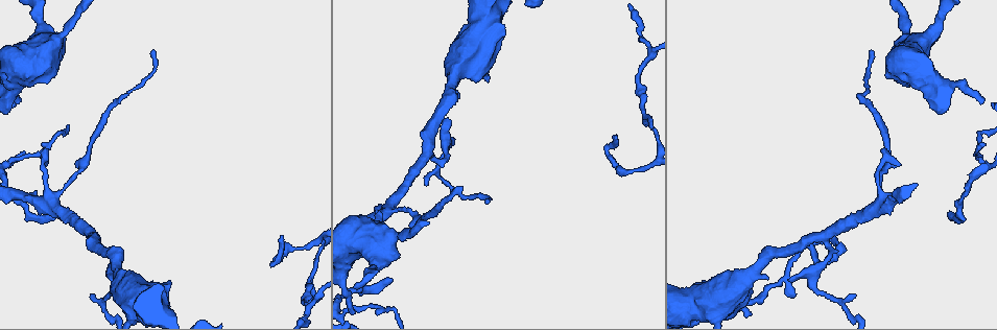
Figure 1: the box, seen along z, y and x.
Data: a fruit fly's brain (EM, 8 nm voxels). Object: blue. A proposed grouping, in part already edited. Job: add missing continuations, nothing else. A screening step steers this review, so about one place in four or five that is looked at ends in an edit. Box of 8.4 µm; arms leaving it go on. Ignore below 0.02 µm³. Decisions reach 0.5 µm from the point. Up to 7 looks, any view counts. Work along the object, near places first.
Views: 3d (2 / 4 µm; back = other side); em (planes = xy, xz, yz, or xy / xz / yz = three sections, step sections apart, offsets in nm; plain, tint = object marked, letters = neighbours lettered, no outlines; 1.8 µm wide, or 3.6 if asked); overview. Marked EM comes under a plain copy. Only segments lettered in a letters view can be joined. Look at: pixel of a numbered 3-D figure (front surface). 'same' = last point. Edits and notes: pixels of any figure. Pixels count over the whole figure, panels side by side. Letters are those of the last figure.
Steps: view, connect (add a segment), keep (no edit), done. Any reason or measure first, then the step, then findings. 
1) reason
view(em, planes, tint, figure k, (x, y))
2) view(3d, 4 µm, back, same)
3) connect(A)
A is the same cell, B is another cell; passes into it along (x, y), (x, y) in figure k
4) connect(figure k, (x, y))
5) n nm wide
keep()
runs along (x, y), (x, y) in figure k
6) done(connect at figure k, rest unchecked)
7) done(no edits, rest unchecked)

an open end
view(em, planes, letters, figure 1, (351, 309))

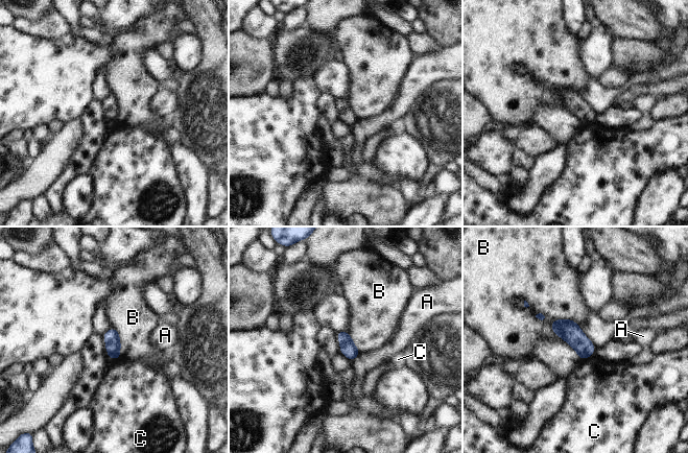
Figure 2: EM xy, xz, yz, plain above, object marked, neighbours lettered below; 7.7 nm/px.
keep()
A, B and C are other cells; border along (550, 323), (572, 319), (578, 326) in figure 2; no lettered segment goes on from it

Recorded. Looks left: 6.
tapers out
view(em, planes, letters, figure 1, (951, 212))

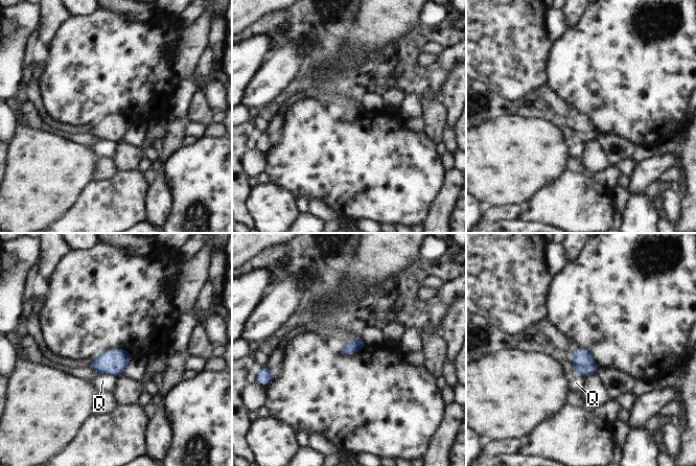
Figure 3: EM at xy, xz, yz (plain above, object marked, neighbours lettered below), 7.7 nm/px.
keep()
Q is another cell; border along (99, 372), (113, 374), (116, 377) in figure 3; none of them fits

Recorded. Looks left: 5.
thin end
view(em, planes, tint, figure 1, (616, 136))

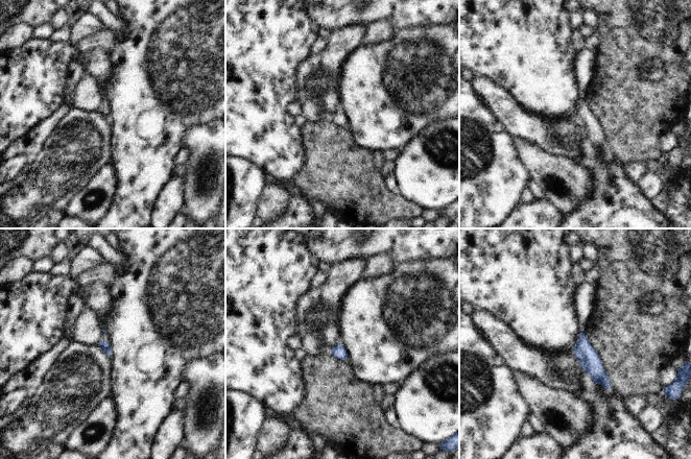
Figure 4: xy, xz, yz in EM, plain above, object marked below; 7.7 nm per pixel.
view(em, planes, letters, same)

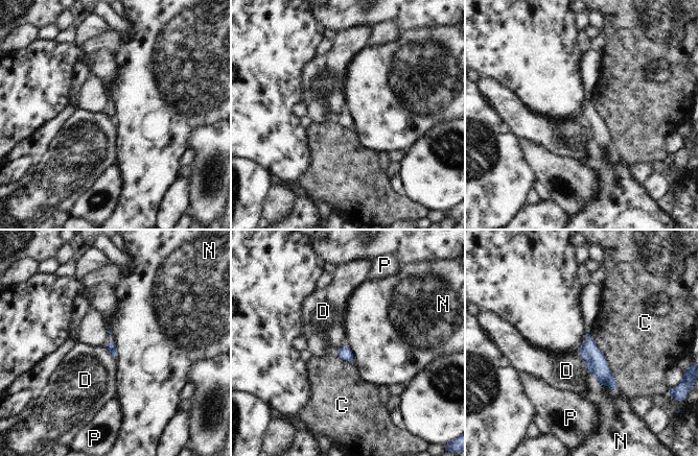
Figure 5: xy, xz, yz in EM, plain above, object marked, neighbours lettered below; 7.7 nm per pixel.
C touches over 500 nm
keep()
C, D, N and P are other cells; no lettered segment goes on from it

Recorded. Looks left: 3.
done(no edits, rest unchecked)

